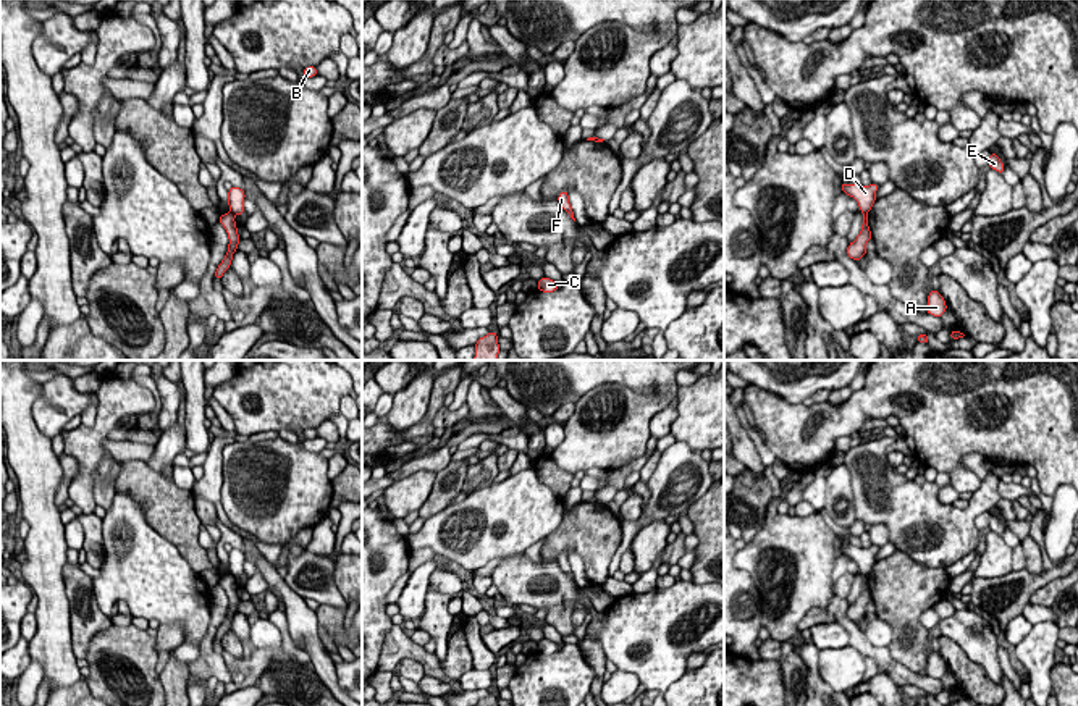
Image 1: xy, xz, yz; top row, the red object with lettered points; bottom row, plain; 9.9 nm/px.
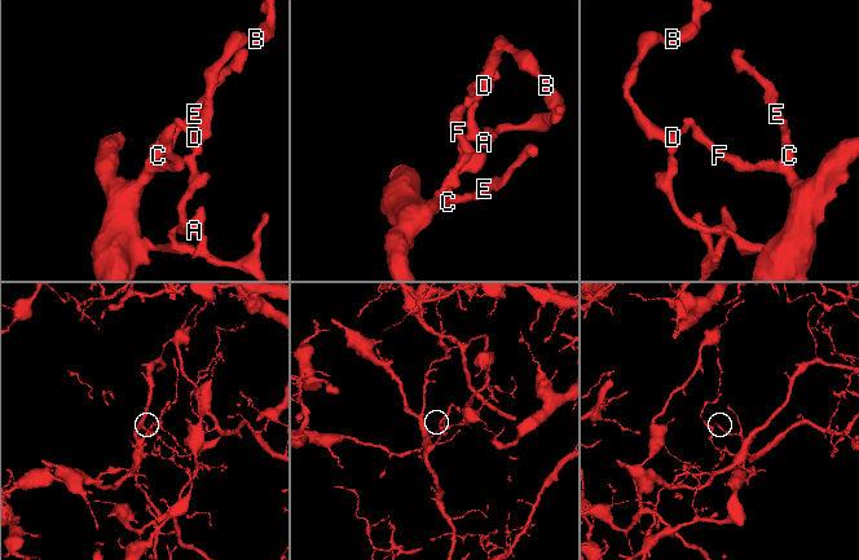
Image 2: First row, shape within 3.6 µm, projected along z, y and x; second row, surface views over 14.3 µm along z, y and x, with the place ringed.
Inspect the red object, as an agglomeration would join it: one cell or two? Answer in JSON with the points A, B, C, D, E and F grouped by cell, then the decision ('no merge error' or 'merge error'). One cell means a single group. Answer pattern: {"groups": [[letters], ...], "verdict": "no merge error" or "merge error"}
{"groups": [["A"], ["B", "C", "D", "E", "F"]], "verdict": "merge error"}

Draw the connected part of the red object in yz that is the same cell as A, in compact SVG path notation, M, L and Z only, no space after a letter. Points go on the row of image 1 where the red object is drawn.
M931 289L931 292L928 294L926 312L934 317L942 317L942 313L945 310L947 310L947 304L945 304L942 294Z

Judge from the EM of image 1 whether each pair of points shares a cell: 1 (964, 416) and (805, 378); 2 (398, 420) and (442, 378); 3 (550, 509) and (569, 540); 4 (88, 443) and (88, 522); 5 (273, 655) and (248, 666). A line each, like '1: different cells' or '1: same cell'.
1: different cells
2: different cells
3: different cells
4: different cells
5: same cell

